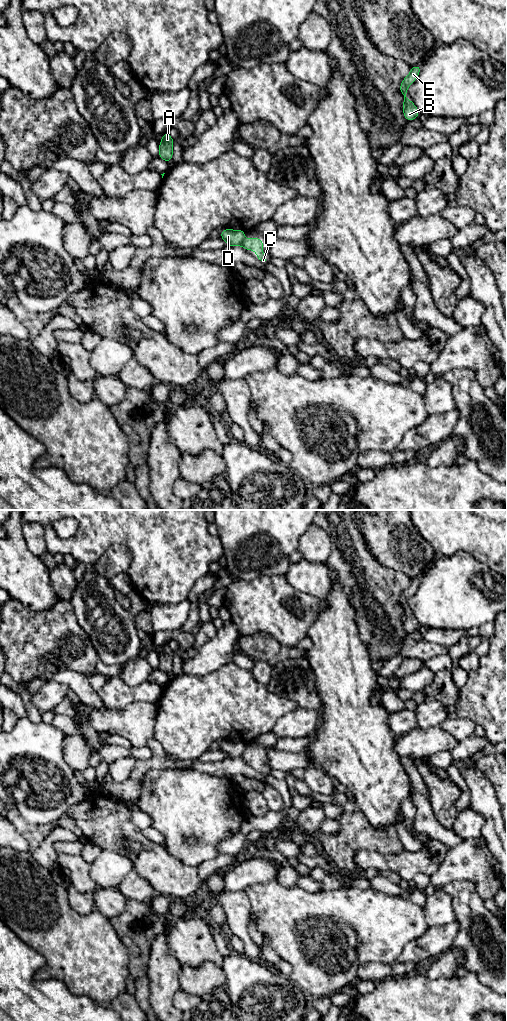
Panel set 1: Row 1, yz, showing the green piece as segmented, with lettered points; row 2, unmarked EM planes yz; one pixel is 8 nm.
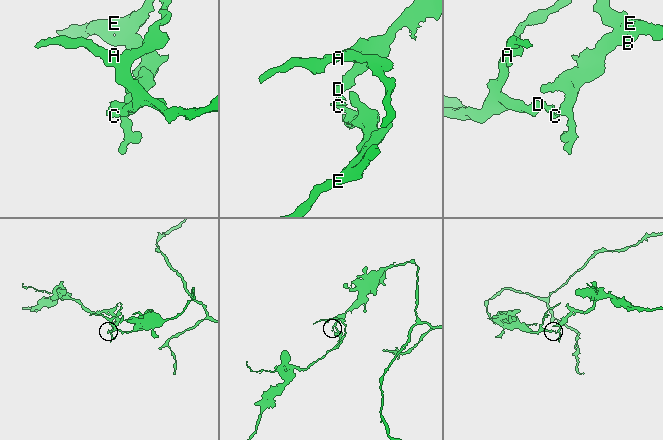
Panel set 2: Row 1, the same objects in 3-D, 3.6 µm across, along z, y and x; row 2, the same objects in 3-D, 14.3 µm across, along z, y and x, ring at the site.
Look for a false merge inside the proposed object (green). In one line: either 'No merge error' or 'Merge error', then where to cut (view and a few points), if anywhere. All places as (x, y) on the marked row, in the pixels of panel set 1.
Merge error. Split along yz (243, 240), (241, 244)

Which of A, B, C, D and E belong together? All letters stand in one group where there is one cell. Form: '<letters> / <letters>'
A D / B C E

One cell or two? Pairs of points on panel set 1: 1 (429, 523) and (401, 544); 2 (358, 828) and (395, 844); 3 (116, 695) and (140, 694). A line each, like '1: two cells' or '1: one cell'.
1: two cells
2: one cell
3: one cell

